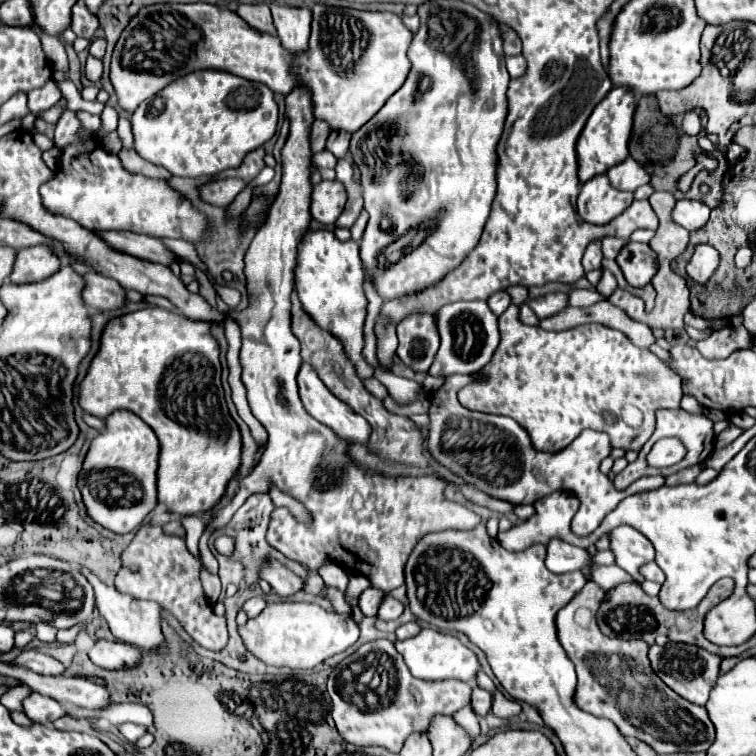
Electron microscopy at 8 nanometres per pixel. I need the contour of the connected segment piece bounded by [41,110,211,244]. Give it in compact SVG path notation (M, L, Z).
M69 110L63 112L61 120L57 122L55 136L53 136L55 146L63 150L61 168L47 184L41 186L43 206L47 210L51 210L53 214L65 214L67 218L73 218L87 230L99 230L99 232L129 230L135 234L147 234L153 238L179 238L179 240L187 240L191 244L197 244L205 238L205 232L211 228L211 224L209 224L207 216L191 204L189 198L185 198L177 190L173 190L167 184L167 180L157 180L157 178L149 178L143 174L127 172L121 166L121 160L117 156L105 152L95 136L89 136L83 140L79 136L79 130L81 130L81 122L79 122L77 114L69 112Z

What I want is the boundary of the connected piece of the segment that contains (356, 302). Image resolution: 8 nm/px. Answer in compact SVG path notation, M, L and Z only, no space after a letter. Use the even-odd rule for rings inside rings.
M309 230L301 244L299 244L299 258L297 258L297 268L295 268L295 288L299 292L299 300L303 304L303 308L307 310L307 314L311 314L311 318L329 334L335 334L335 338L339 338L343 342L343 348L347 350L347 356L353 360L353 366L359 374L359 378L371 378L373 376L373 366L363 358L363 346L365 346L365 338L363 338L363 324L365 324L365 316L367 316L367 298L363 294L363 264L359 258L359 244L349 240L349 242L341 242L335 238L333 232L329 230Z

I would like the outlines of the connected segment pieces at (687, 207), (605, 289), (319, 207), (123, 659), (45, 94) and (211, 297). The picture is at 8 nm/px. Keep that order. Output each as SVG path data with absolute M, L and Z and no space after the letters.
M679 200L673 210L673 220L687 230L699 230L709 220L709 208L703 202L695 200Z
M601 268L601 270L603 270L603 274L601 274L601 280L599 280L599 284L595 288L597 288L599 294L609 298L609 294L617 288L617 280L615 280L615 276L607 268Z
M337 180L315 184L313 200L311 200L311 214L323 226L331 226L339 218L343 206L345 206L345 200L347 200L345 188Z
M97 640L89 650L89 658L107 670L123 670L125 666L135 666L139 662L141 652L131 644L123 644L117 640Z
M53 79L43 87L28 93L28 108L32 114L38 116L41 112L53 107L62 97L62 94Z
M196 267L195 273L199 283L200 290L199 294L204 297L204 299L213 307L216 307L216 291L214 290L212 284L209 282L207 276Z

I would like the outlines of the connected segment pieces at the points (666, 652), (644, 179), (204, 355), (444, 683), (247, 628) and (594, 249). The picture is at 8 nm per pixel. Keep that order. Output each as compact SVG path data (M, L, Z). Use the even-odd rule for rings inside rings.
M667 642L665 646L653 644L649 648L649 660L651 660L651 668L653 672L679 696L683 696L685 700L693 702L693 704L705 704L709 700L709 692L715 684L715 680L719 678L719 664L721 664L721 656L711 654L699 646L691 646L691 644L679 644L679 642Z
M631 156L627 160L623 160L621 164L613 166L609 172L607 172L609 180L611 180L611 186L617 188L617 190L637 190L639 186L647 184L649 182L649 172L645 166L641 166L639 162L635 162Z
M145 308L111 320L101 336L101 348L93 358L85 380L81 382L79 404L85 412L107 418L111 412L125 408L147 422L159 442L159 502L173 514L203 514L221 500L229 480L237 474L241 464L241 434L235 420L229 416L223 388L219 344L211 334L209 322L195 322L186 316L163 308Z
M377 640L361 646L331 670L327 692L331 696L331 716L343 740L359 746L377 744L399 752L409 734L427 730L433 714L455 714L467 706L471 684L459 680L419 680L411 676L391 642ZM363 684L371 688L361 688Z
M271 602L265 606L265 610L257 618L249 618L243 626L237 626L239 636L243 638L245 648L259 658L261 662L269 666L287 666L287 668L315 668L323 660L345 652L349 646L353 646L359 638L359 626L353 622L351 614L337 614L337 612L327 612L317 604L311 602Z
M593 240L583 256L583 268L585 272L601 268L601 260L603 260L603 252L601 252L601 240Z

